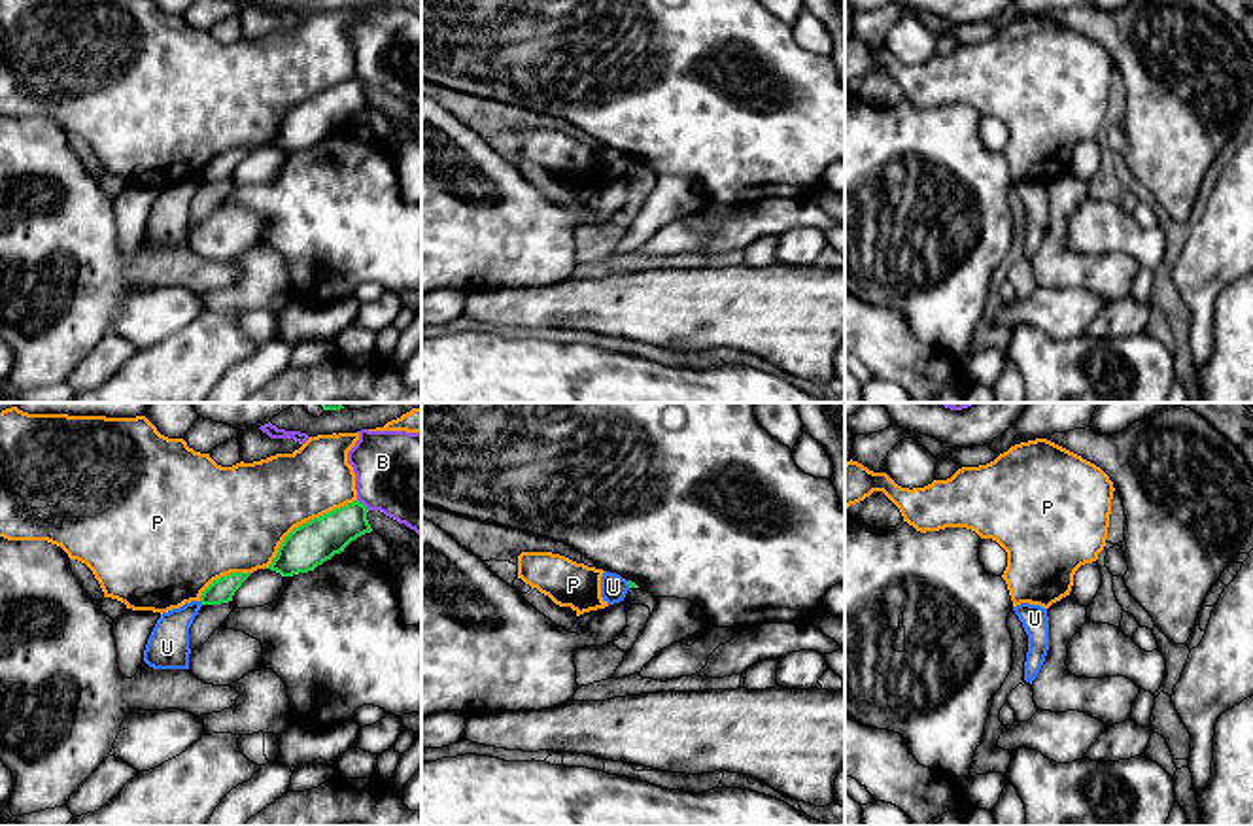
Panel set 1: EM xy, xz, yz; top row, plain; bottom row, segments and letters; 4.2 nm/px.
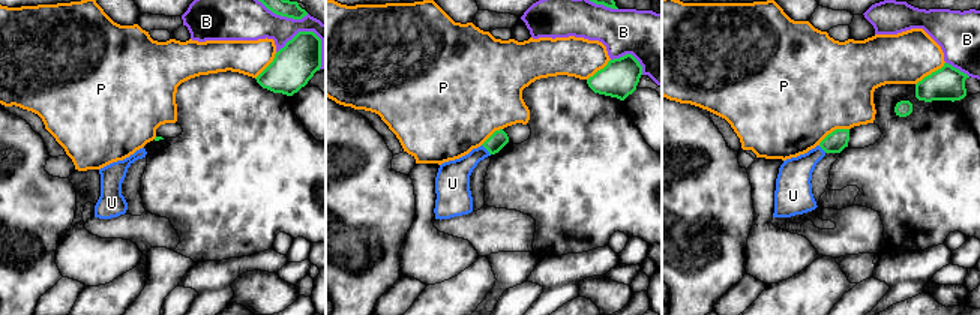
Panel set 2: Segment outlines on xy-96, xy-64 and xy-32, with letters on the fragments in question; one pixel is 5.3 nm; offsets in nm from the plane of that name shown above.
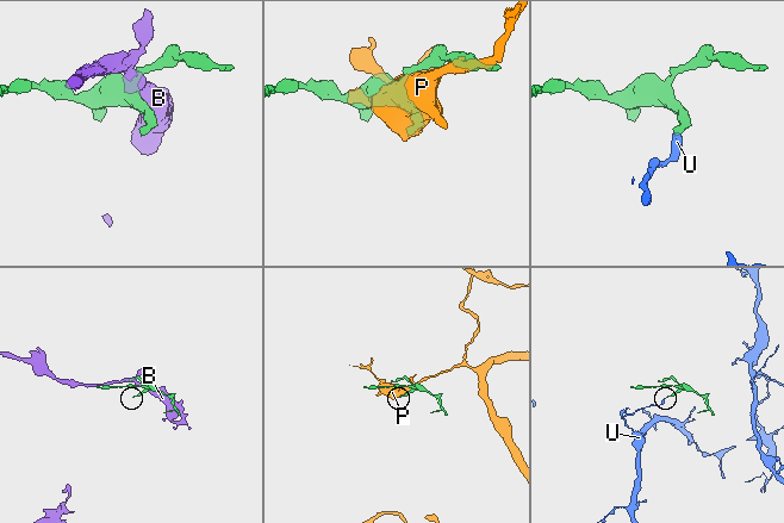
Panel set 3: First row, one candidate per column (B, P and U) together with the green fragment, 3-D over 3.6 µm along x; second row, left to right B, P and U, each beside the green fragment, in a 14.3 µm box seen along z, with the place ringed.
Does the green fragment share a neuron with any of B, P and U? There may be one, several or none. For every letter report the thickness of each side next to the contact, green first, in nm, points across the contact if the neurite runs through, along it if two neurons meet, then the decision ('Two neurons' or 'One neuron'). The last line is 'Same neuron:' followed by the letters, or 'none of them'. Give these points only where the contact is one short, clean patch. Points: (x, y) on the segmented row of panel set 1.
B: Thickness 190 nm (green) against 380 nm. Two neurons
P: Thickness 190 nm (green) against 380 nm. Two neurons
U: Thickness 30 nm (green) against 110 nm. Path across: xz (632, 585), (628, 583), (613, 586). One neuron
Same neuron: U

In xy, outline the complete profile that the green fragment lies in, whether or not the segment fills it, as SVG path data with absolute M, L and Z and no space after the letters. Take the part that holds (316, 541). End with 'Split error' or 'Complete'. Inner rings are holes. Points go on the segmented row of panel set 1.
M353 501L295 527L265 569L282 576L314 571L335 554L344 552L352 541L372 531L367 512L363 503Z. Complete

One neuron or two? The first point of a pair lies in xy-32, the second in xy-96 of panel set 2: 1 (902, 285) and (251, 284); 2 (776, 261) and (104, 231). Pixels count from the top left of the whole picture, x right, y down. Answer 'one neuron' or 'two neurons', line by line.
1: two neurons
2: two neurons

